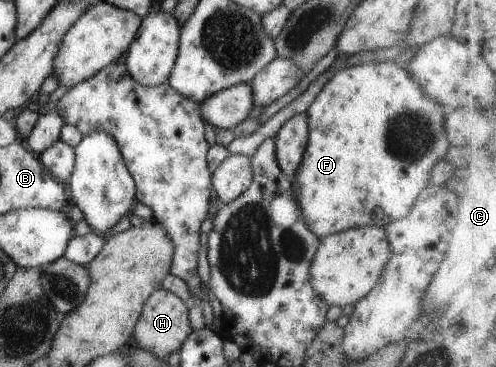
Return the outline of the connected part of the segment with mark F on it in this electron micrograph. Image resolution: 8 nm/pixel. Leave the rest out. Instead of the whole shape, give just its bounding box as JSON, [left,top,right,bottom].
[291,62,454,239]

